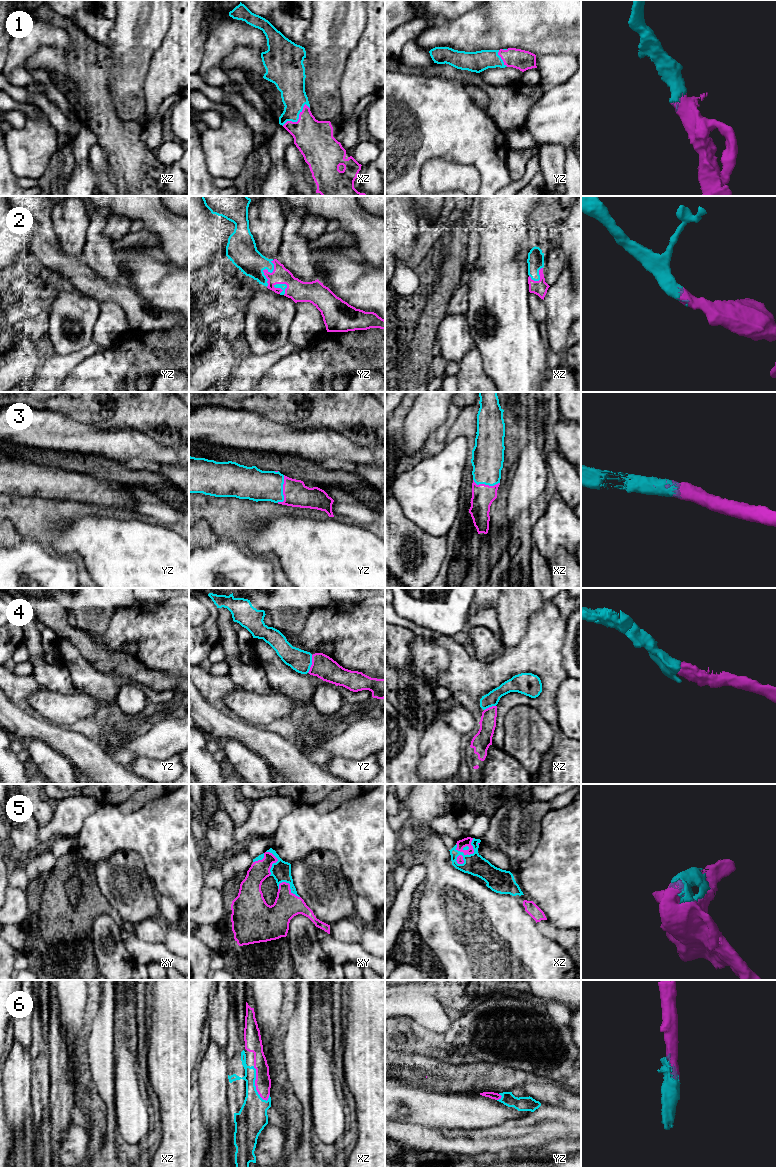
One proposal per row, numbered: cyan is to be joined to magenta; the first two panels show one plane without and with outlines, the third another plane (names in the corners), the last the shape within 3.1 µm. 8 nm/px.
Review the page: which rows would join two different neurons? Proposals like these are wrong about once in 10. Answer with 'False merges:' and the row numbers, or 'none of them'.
False merges: none of them

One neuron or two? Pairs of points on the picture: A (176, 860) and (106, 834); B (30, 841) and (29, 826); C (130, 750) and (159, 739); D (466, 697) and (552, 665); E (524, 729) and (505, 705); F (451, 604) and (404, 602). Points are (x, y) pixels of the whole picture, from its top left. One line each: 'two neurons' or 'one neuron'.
A: one neuron
B: one neuron
C: one neuron
D: one neuron
E: two neurons
F: one neuron

